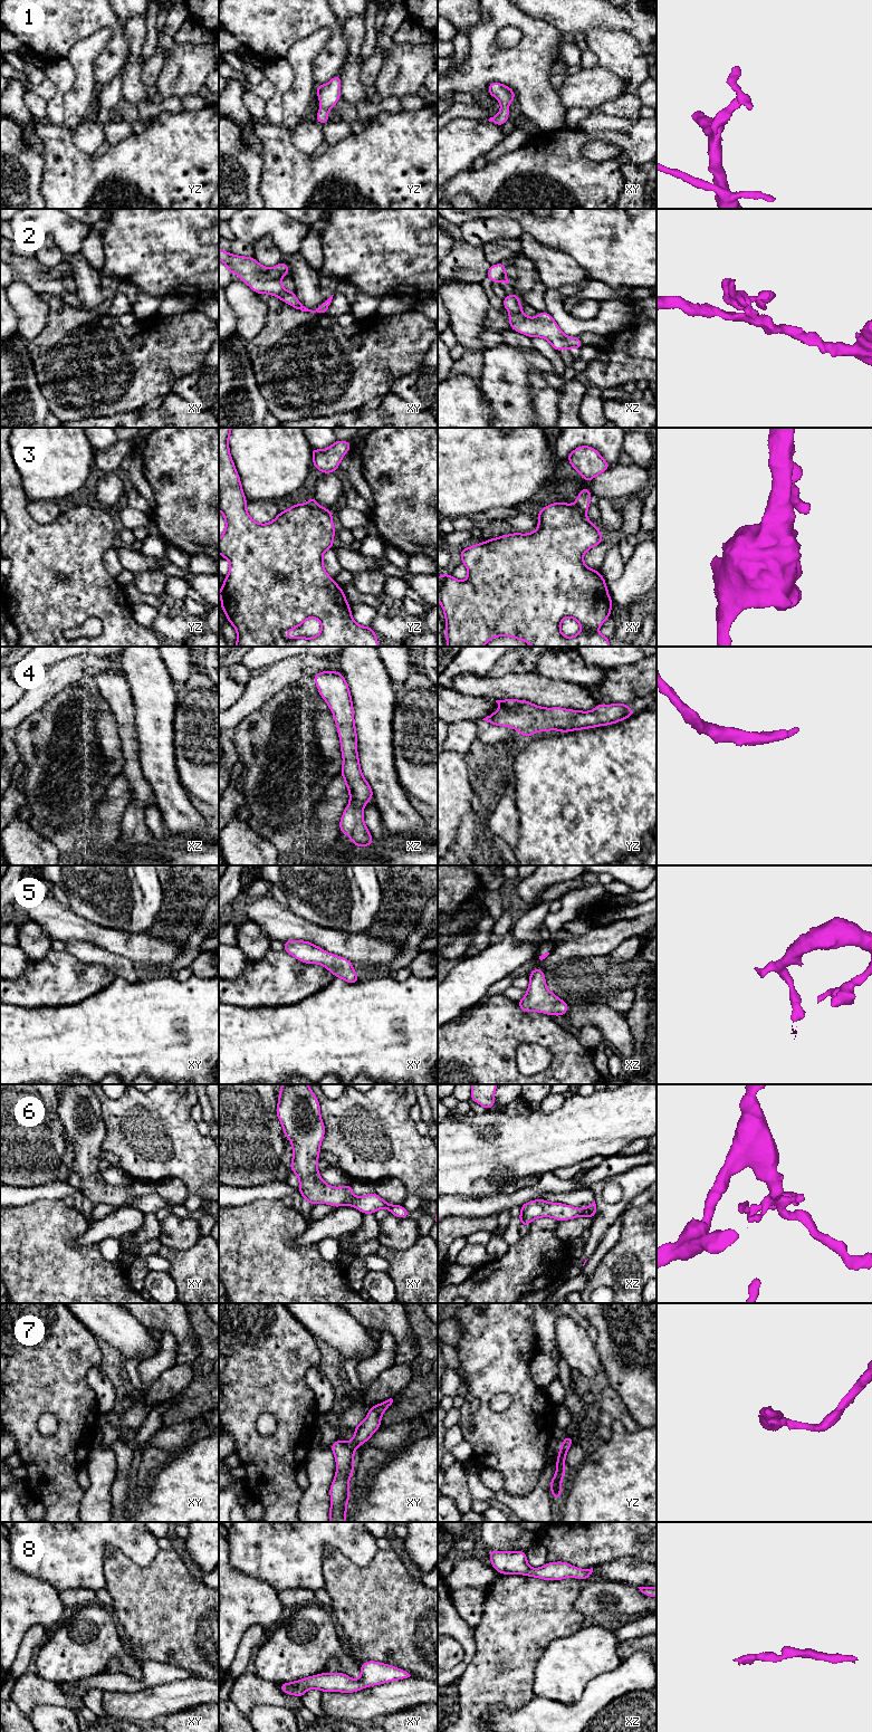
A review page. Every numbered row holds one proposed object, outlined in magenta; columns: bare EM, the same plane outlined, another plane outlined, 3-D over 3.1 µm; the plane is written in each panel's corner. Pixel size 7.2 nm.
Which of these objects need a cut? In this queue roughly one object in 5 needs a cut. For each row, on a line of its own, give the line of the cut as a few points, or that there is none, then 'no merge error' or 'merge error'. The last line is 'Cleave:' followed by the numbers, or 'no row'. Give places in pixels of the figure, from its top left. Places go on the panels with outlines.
1: cut none; no merge error
2: cut none; no merge error
3: cut xy (574, 504), (585, 515); merge error
4: cut none; no merge error
5: cut none; no merge error
6: cut none; no merge error
7: cut none; no merge error
8: cut none; no merge error
Cleave: 3

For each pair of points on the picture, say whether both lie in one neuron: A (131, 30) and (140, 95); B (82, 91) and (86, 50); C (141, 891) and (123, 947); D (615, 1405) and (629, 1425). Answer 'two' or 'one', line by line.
A: one
B: one
C: two
D: one

